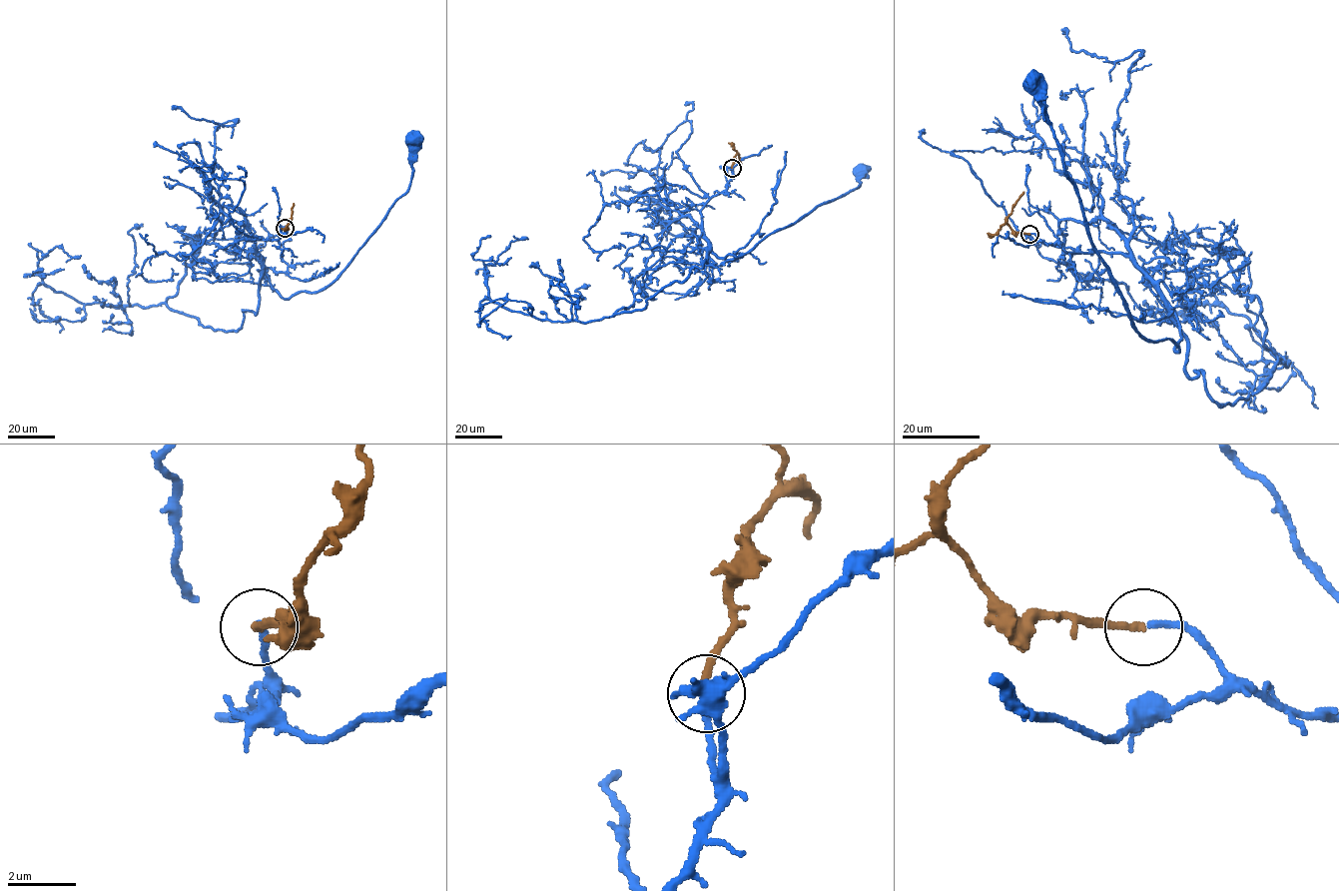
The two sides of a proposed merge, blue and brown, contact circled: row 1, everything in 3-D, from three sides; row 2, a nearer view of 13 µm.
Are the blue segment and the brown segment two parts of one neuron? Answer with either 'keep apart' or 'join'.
join

